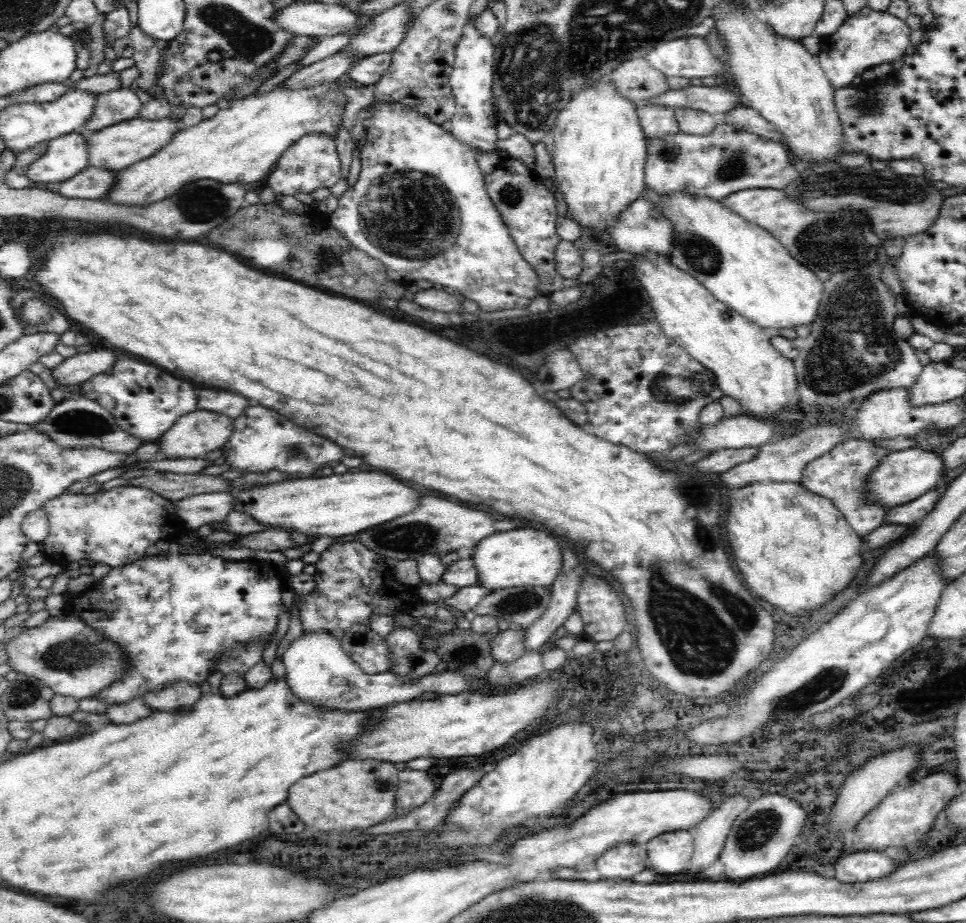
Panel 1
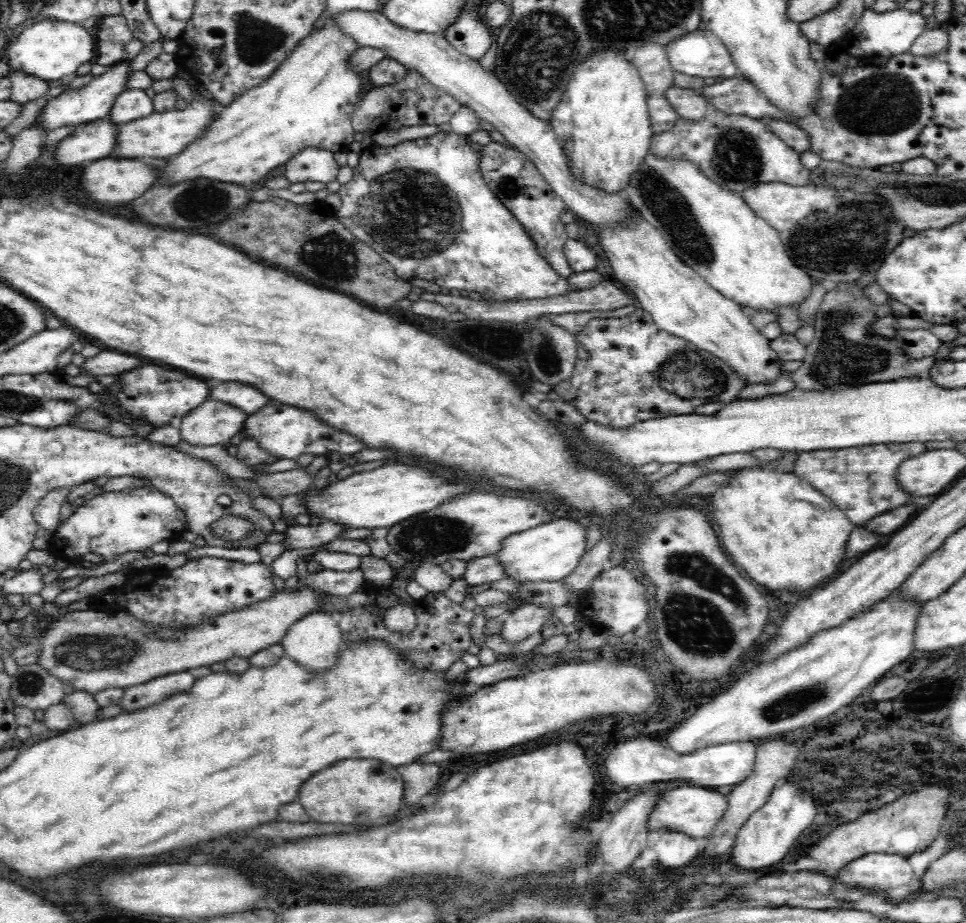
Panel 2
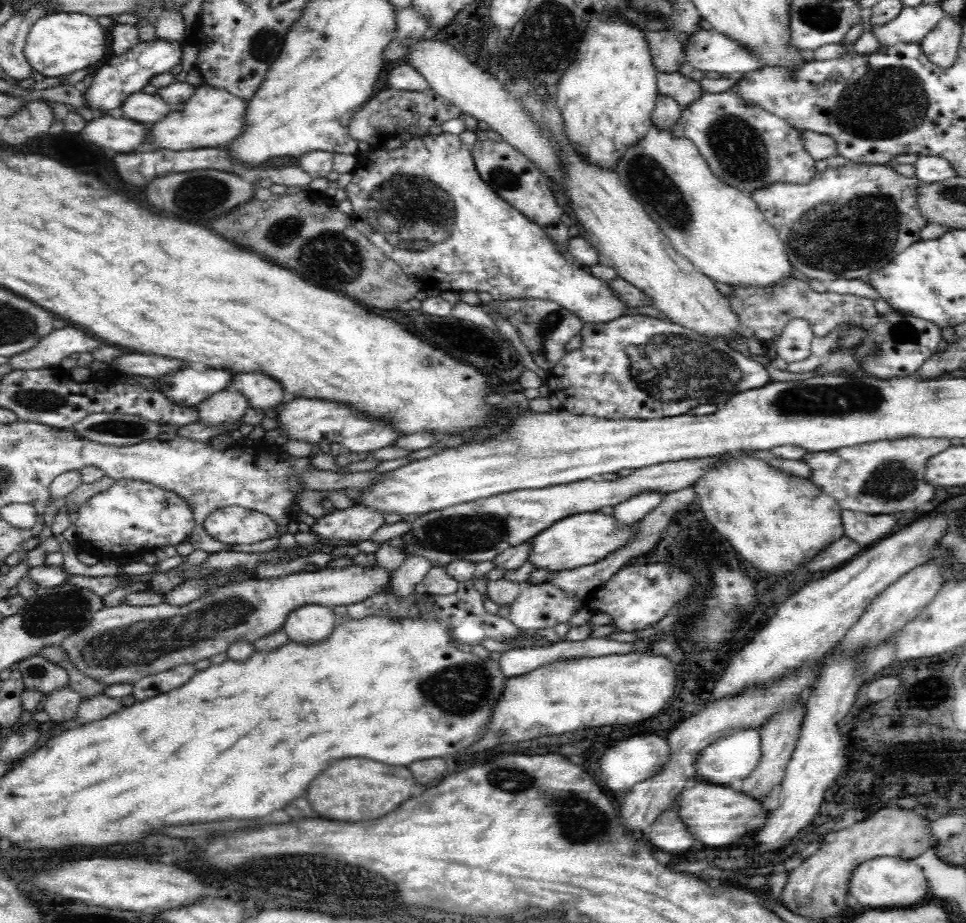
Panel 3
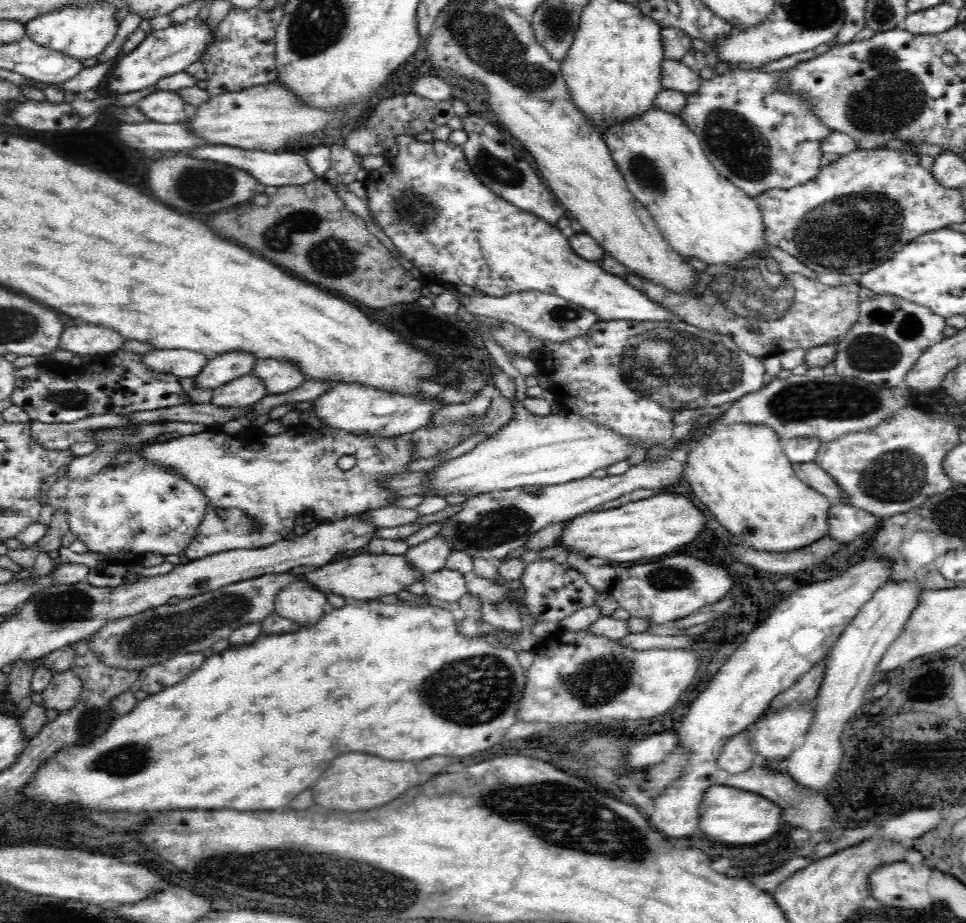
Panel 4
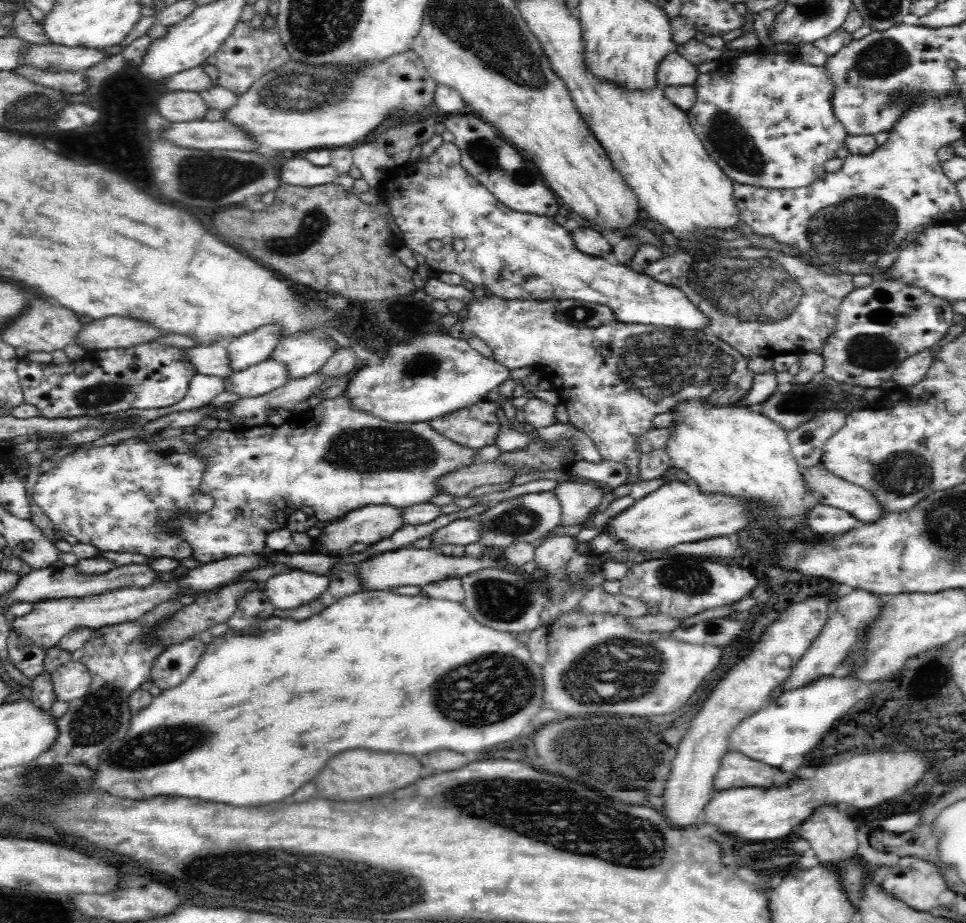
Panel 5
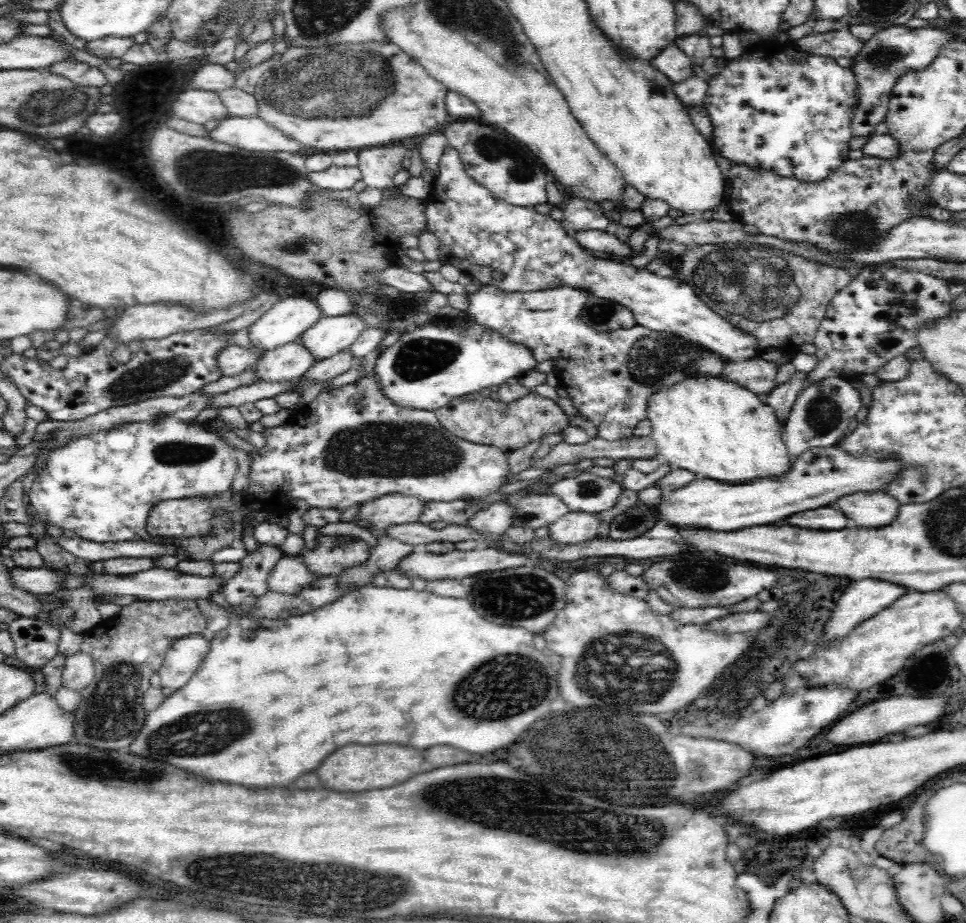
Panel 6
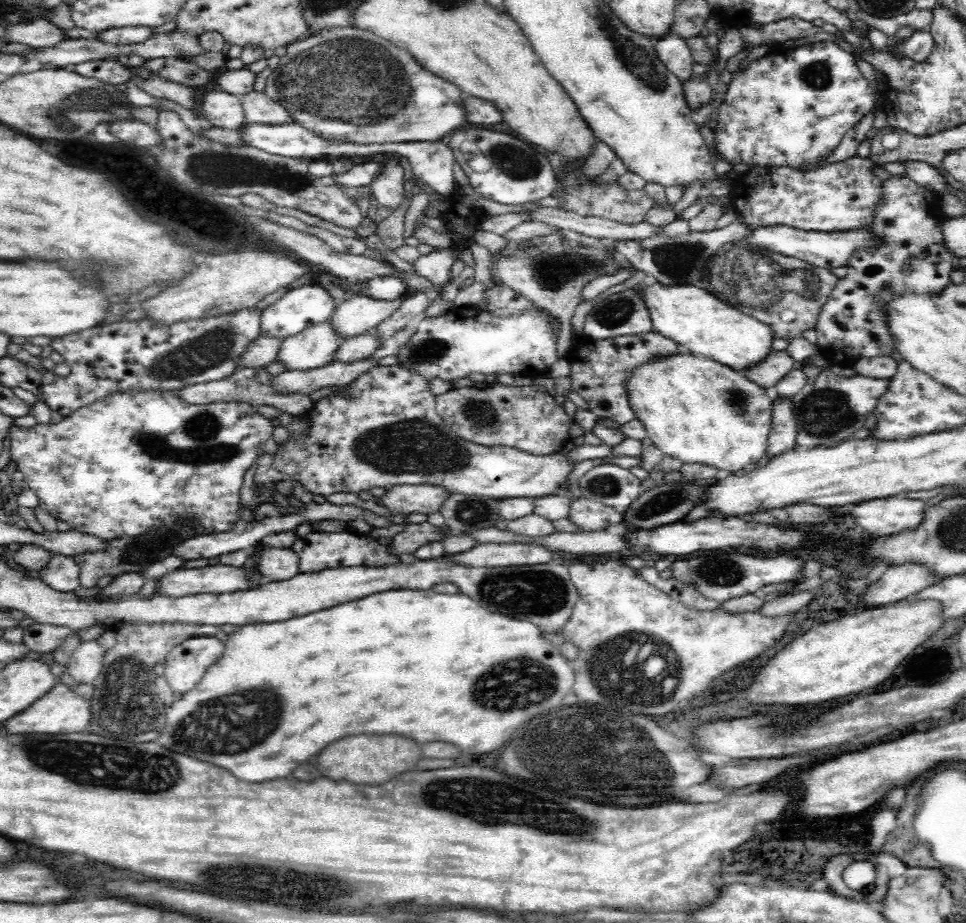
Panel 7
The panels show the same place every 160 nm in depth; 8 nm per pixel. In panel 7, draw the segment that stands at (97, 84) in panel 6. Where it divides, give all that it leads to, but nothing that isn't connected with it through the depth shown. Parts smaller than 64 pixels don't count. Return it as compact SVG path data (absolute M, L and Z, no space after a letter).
M88 60L75 64L70 70L80 73L80 76L92 77L104 84L120 84L130 80L132 71L112 60Z

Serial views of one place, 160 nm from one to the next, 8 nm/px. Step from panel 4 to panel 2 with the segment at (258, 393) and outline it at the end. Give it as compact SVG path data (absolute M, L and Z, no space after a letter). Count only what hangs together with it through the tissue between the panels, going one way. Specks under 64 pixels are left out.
M208 398L180 420L181 442L192 446L227 447L233 436L242 432L246 416L228 403Z

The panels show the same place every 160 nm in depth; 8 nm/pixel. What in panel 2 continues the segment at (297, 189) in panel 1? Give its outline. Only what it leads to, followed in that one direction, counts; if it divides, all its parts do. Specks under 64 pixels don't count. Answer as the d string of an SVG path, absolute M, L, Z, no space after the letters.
M306 147L284 164L284 177L291 185L316 182L327 185L337 180L341 168L334 153L325 148Z

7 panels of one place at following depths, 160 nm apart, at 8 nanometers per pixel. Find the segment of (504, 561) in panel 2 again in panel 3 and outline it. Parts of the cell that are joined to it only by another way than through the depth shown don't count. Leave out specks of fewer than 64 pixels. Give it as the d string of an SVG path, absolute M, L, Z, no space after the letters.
M586 512L567 516L528 540L530 550L526 561L532 564L535 570L541 568L552 573L588 566L627 544L628 538L636 532L636 528L638 523L634 527L616 528L615 516L604 516L604 514Z

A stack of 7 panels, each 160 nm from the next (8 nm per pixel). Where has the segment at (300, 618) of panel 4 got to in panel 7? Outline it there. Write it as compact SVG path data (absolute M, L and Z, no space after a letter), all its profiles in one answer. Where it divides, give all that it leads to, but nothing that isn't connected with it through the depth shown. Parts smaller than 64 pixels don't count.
M268 548L257 556L257 570L264 582L288 580L299 572L299 556L290 549Z

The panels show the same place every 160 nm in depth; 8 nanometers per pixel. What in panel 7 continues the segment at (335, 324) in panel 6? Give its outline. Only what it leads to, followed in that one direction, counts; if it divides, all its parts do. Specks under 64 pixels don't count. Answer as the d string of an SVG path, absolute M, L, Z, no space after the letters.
M352 296L346 302L342 302L338 308L335 308L326 323L330 323L330 329L336 333L336 337L340 337L340 342L344 342L347 338L354 338L370 332L374 329L374 326L378 326L382 320L386 320L400 306L401 300L386 302L384 300L373 300L368 296Z

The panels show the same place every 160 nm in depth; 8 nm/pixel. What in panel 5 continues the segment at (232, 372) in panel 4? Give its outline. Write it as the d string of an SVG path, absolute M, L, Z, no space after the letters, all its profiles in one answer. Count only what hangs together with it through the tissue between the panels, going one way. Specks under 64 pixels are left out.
M278 325L261 326L251 333L231 338L226 342L230 372L237 373L265 361L279 342Z

